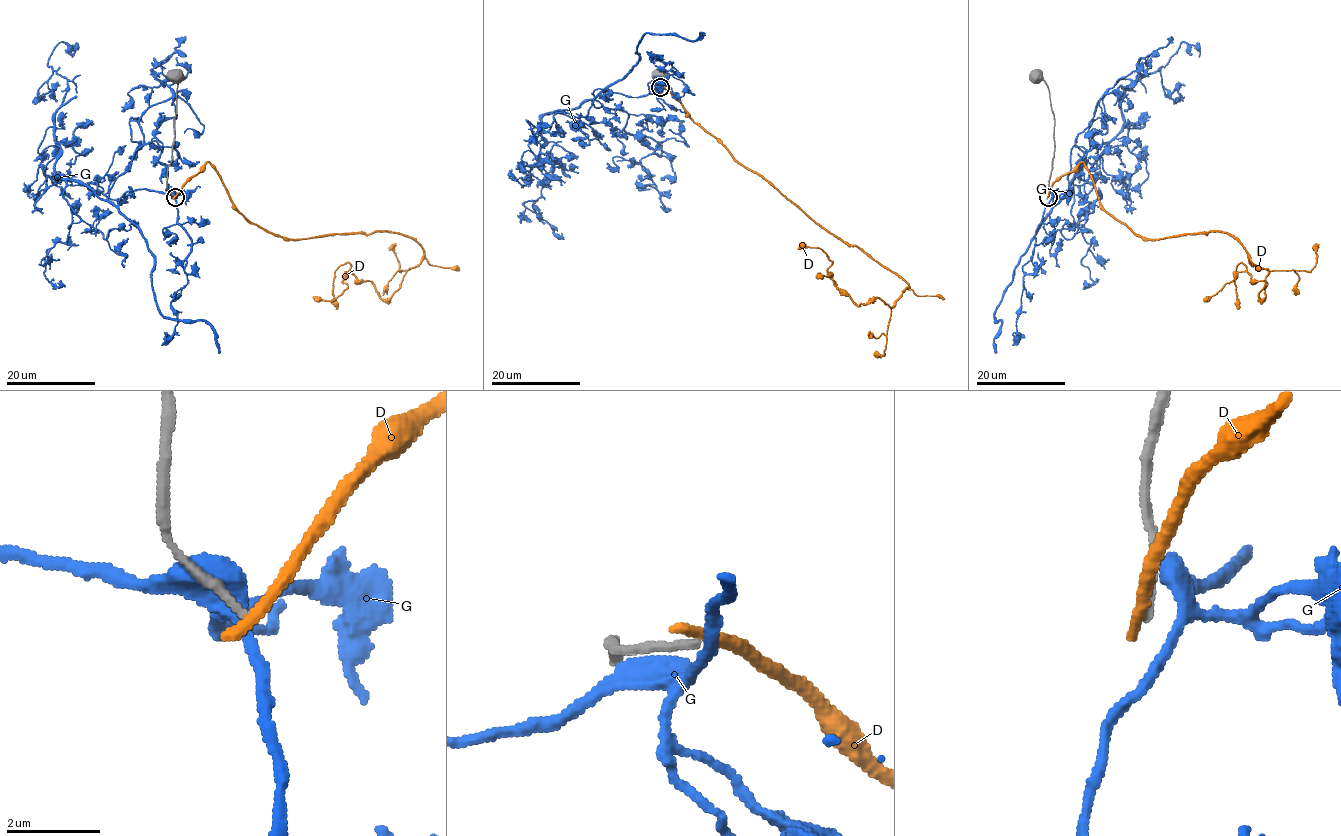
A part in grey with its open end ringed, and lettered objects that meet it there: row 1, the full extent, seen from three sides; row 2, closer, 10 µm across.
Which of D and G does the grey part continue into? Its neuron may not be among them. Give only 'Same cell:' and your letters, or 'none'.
Same cell: none

